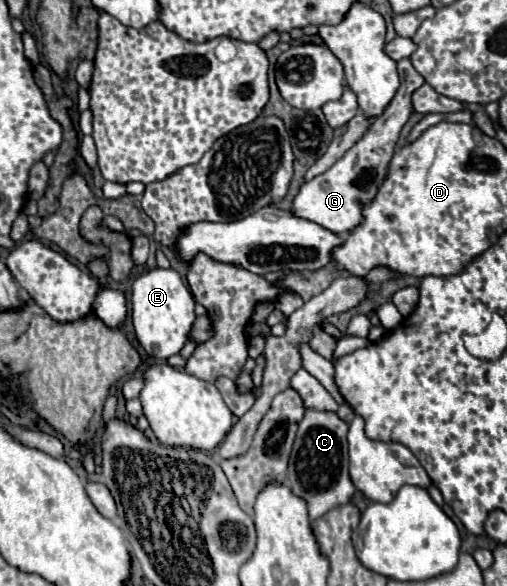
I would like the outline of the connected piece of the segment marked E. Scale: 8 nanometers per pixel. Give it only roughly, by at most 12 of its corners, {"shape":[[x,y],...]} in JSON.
{"shape":[[170,270],[132,284],[132,322],[154,358],[180,354],[196,312]]}

